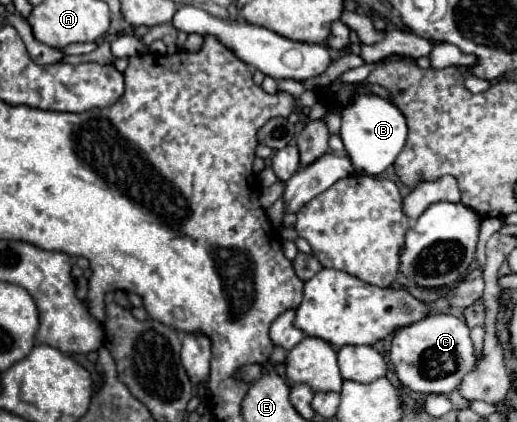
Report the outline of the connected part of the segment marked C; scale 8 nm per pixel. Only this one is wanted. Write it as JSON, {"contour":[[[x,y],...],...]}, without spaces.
{"contour":[[[431,313],[423,321],[417,321],[417,325],[399,329],[393,335],[391,363],[399,381],[407,389],[423,395],[449,395],[459,389],[467,373],[477,369],[477,353],[469,337],[469,327],[463,319],[445,313]]]}

